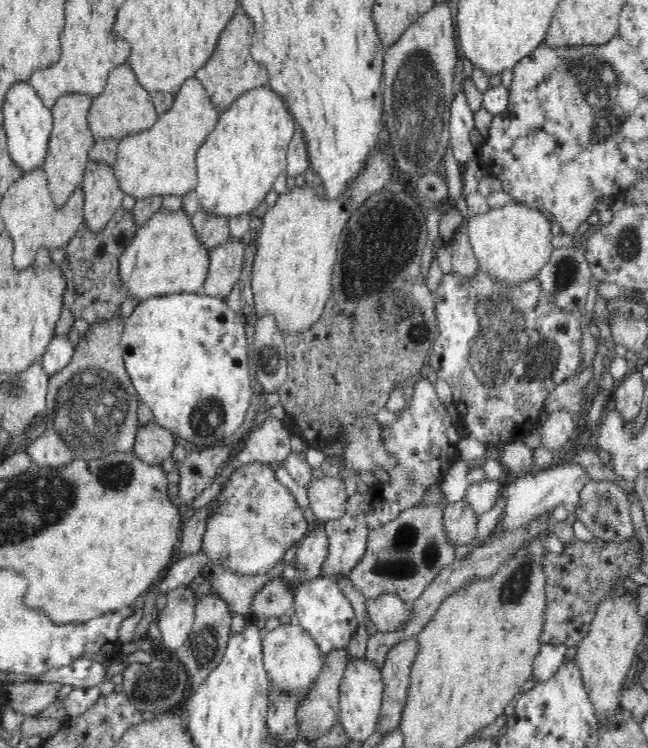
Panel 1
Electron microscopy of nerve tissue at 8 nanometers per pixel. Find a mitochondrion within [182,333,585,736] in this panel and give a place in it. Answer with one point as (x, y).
(411, 551)

